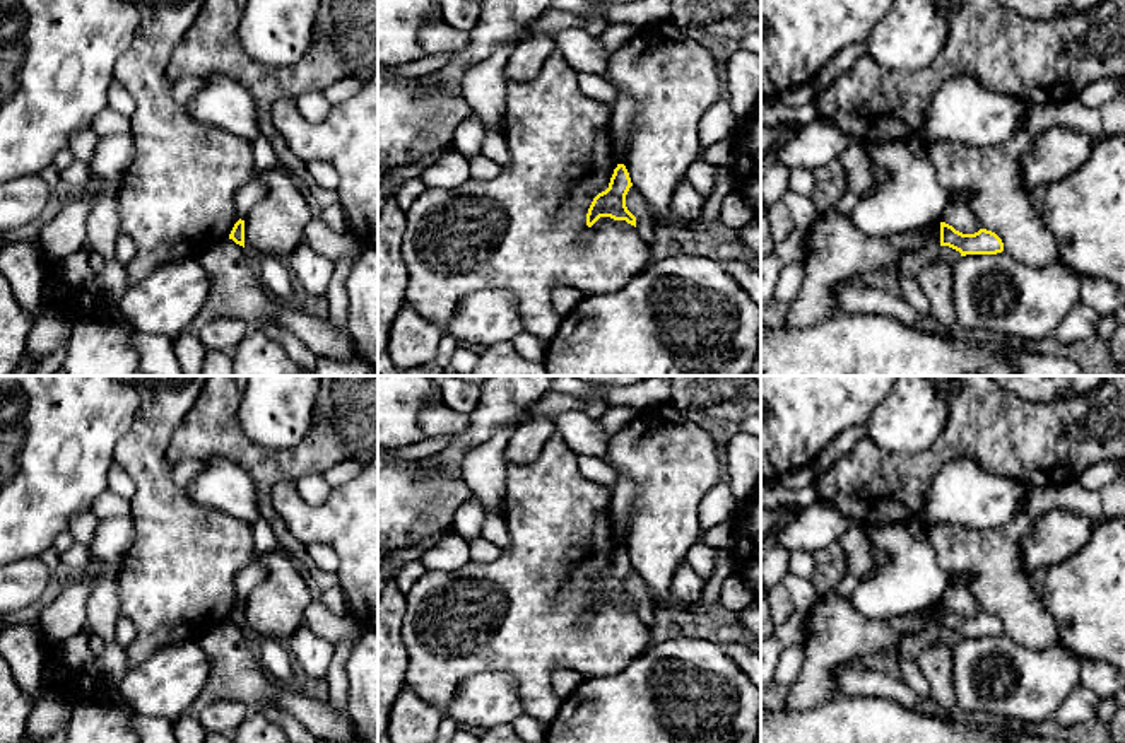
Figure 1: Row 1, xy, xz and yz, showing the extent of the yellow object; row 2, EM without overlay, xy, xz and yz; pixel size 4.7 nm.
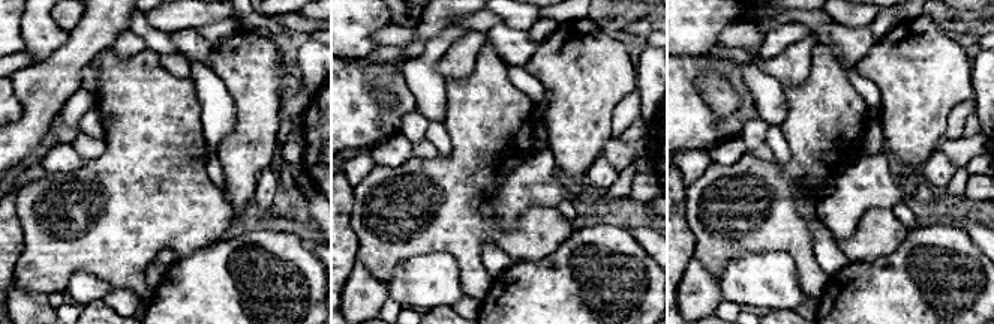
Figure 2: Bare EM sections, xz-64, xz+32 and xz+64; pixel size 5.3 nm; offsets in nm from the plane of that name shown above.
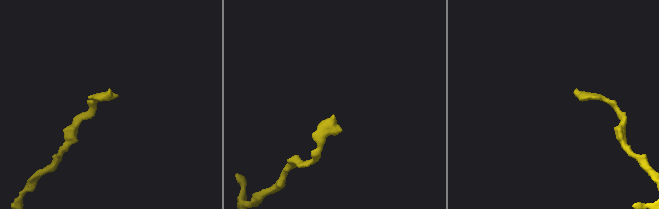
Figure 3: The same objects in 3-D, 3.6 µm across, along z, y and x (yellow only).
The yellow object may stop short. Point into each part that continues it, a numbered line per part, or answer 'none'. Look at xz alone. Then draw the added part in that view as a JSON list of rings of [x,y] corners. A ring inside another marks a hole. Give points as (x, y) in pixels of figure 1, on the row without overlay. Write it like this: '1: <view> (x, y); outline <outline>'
none

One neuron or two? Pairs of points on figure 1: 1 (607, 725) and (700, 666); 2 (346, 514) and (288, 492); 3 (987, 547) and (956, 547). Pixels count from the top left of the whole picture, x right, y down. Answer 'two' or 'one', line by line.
1: one
2: one
3: one

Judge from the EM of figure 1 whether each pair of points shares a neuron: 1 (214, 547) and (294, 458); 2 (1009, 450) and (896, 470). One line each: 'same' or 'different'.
1: different
2: same

